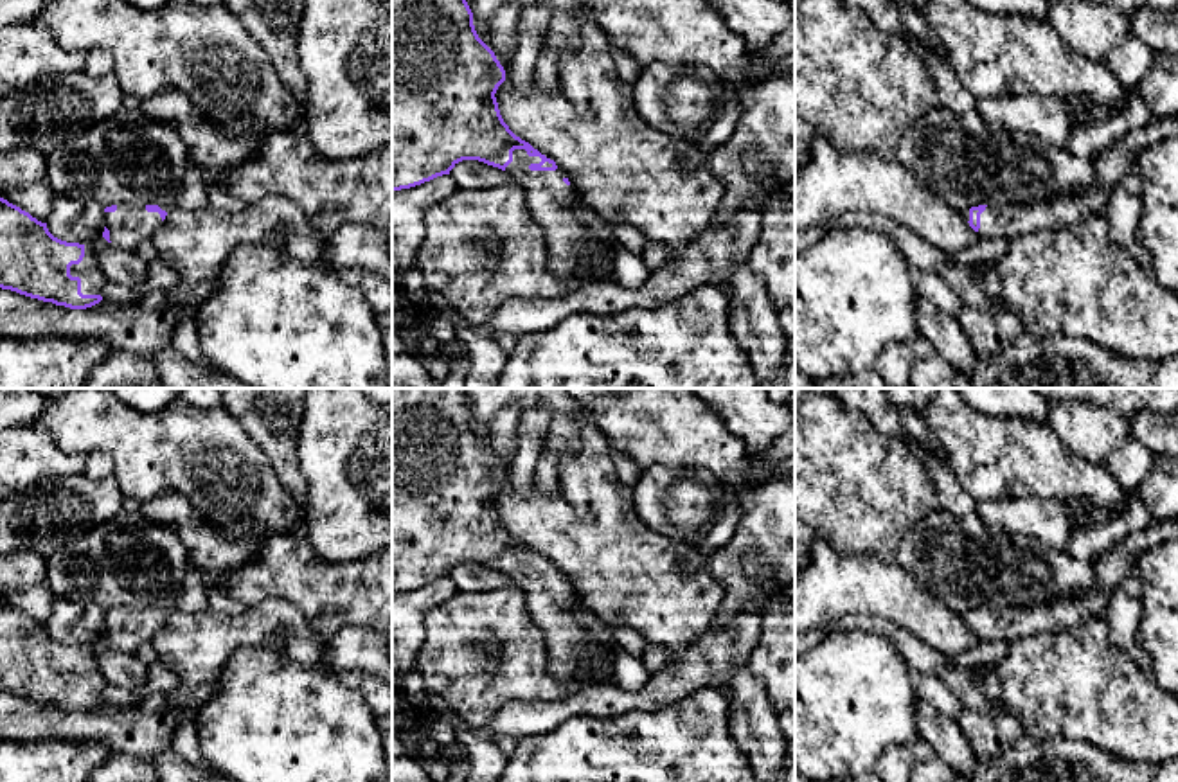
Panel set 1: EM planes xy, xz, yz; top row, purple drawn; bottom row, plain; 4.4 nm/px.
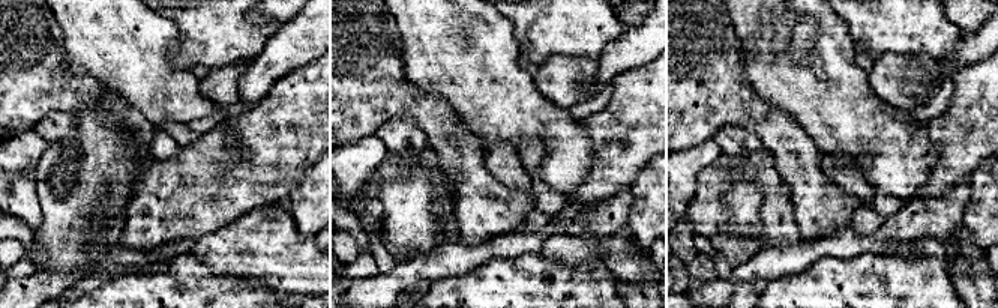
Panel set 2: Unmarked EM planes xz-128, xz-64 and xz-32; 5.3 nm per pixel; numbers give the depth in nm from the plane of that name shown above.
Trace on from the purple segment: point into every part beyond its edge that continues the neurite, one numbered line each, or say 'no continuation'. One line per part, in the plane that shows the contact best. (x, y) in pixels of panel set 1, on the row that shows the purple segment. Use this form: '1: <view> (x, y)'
1: xz (572, 248)

